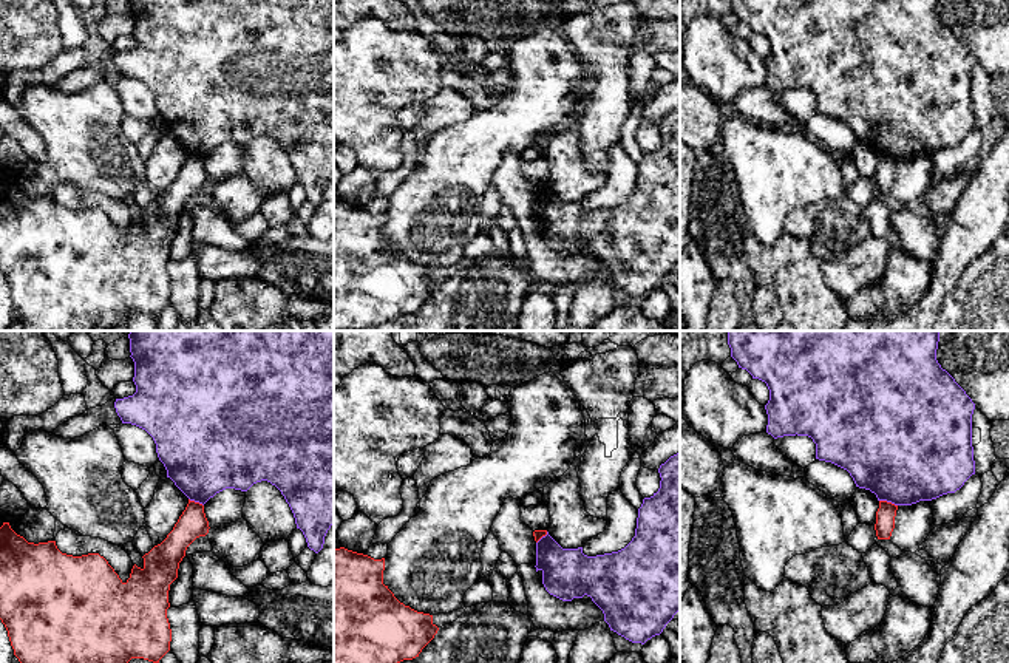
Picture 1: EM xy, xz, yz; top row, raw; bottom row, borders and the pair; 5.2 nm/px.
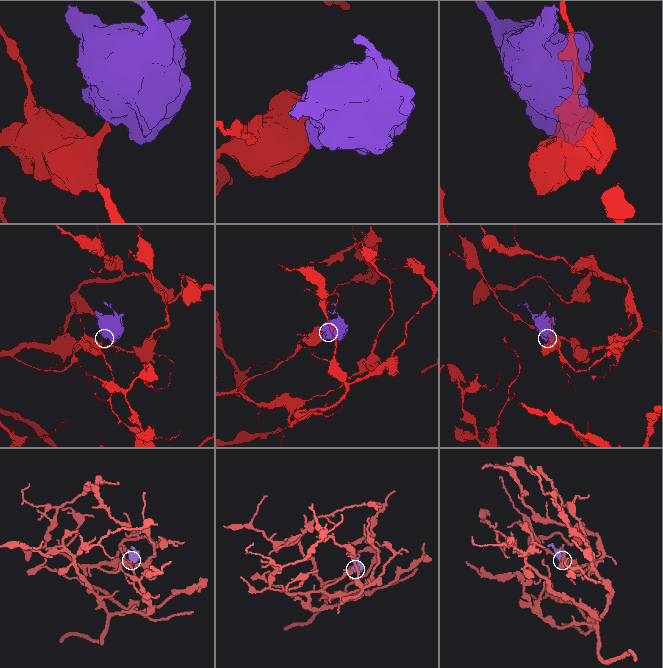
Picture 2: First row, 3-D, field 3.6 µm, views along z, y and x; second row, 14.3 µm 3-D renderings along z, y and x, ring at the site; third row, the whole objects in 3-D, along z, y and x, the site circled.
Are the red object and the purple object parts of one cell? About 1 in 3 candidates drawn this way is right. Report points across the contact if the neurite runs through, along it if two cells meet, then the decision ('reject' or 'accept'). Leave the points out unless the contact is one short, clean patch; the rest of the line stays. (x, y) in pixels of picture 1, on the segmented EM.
border along yz (879, 499), (896, 506); reject

